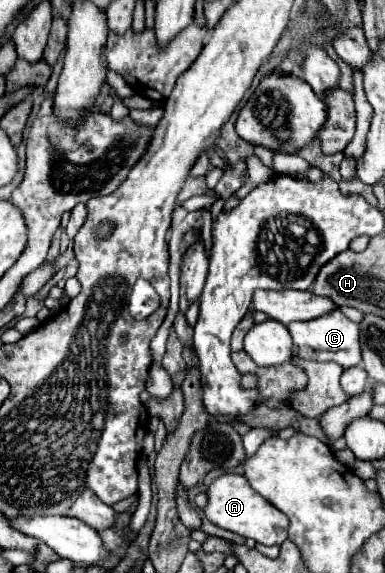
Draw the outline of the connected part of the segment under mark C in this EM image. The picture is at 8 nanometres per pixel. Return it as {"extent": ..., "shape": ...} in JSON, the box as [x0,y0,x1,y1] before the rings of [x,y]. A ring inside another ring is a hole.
{"extent":[288,309,360,369],"shape":[[[338,309],[332,315],[324,315],[314,321],[294,321],[288,325],[288,331],[294,339],[292,355],[298,359],[310,361],[334,361],[344,369],[360,365],[360,343],[358,343],[358,325],[344,317]]]}

